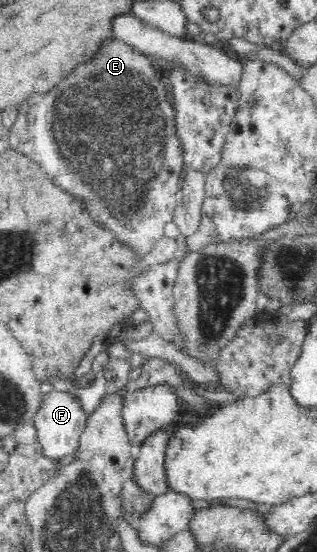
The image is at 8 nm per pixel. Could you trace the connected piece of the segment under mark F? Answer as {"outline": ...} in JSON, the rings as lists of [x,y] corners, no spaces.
{"outline":[[[51,389],[43,396],[40,410],[33,421],[37,430],[37,439],[41,442],[45,454],[49,458],[59,460],[68,455],[73,456],[79,449],[81,436],[87,427],[88,413],[75,393]]]}

